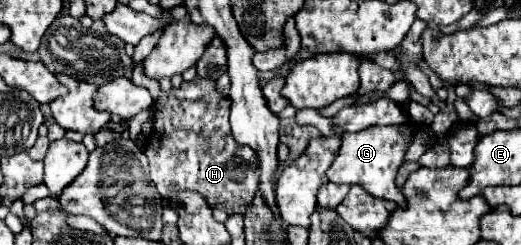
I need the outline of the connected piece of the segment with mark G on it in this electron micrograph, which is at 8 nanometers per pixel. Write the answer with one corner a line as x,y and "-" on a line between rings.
368,127
366,131
346,133
342,135
340,157
336,157
328,169
328,179
332,183
360,183
374,197
382,197
398,203
400,207
406,207
406,199
396,187
394,177
404,161
408,145
410,143
406,143
406,131
402,133
400,127

